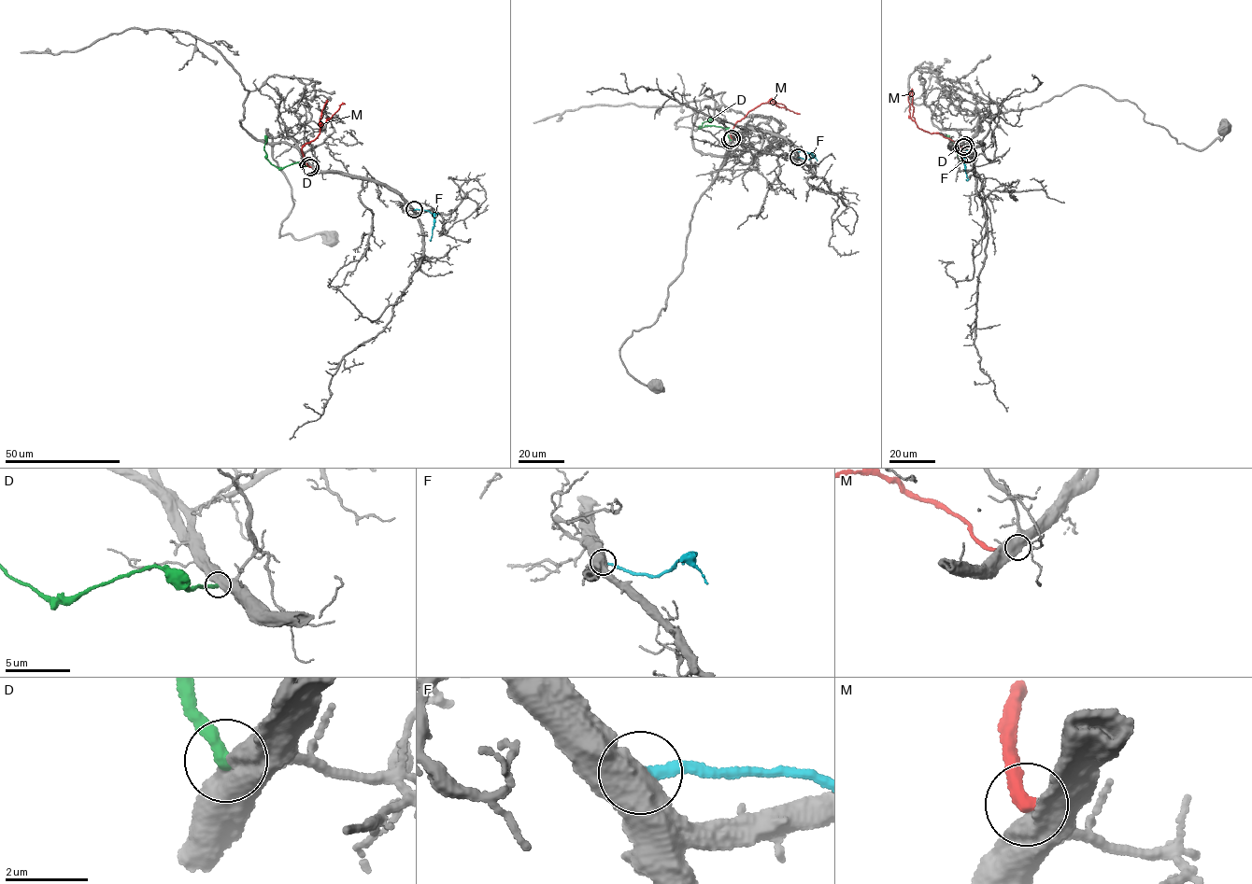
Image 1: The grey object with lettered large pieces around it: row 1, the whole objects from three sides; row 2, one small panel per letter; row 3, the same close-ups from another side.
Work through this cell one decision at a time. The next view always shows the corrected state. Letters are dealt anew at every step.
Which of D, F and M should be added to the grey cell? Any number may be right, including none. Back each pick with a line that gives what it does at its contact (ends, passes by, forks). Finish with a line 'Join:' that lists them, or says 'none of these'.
Join: none of these

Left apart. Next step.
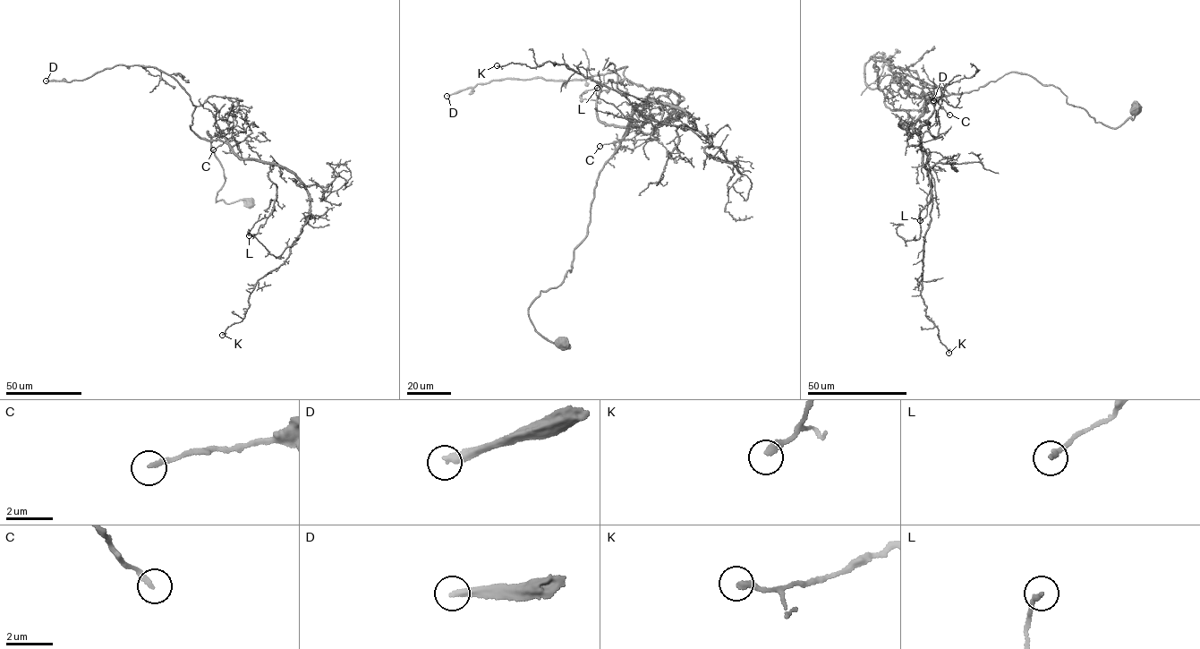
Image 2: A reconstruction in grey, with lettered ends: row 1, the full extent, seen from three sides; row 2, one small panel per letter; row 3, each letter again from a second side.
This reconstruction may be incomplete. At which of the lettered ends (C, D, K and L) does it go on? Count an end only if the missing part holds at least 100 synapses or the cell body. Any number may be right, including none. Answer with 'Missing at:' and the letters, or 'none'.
Missing at: D

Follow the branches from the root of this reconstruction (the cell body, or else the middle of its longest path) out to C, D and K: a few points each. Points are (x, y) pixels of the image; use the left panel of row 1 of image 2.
C: (250, 204), (215, 201), (207, 131), (226, 141), (190, 126), (210, 96), (241, 100), (244, 131), (213, 149)
D: (250, 204), (215, 201), (207, 131), (226, 141), (191, 130), (170, 75), (46, 81)
K: (250, 204), (215, 201), (225, 179), (207, 131), (241, 158), (285, 166), (309, 196), (289, 257), (222, 335)

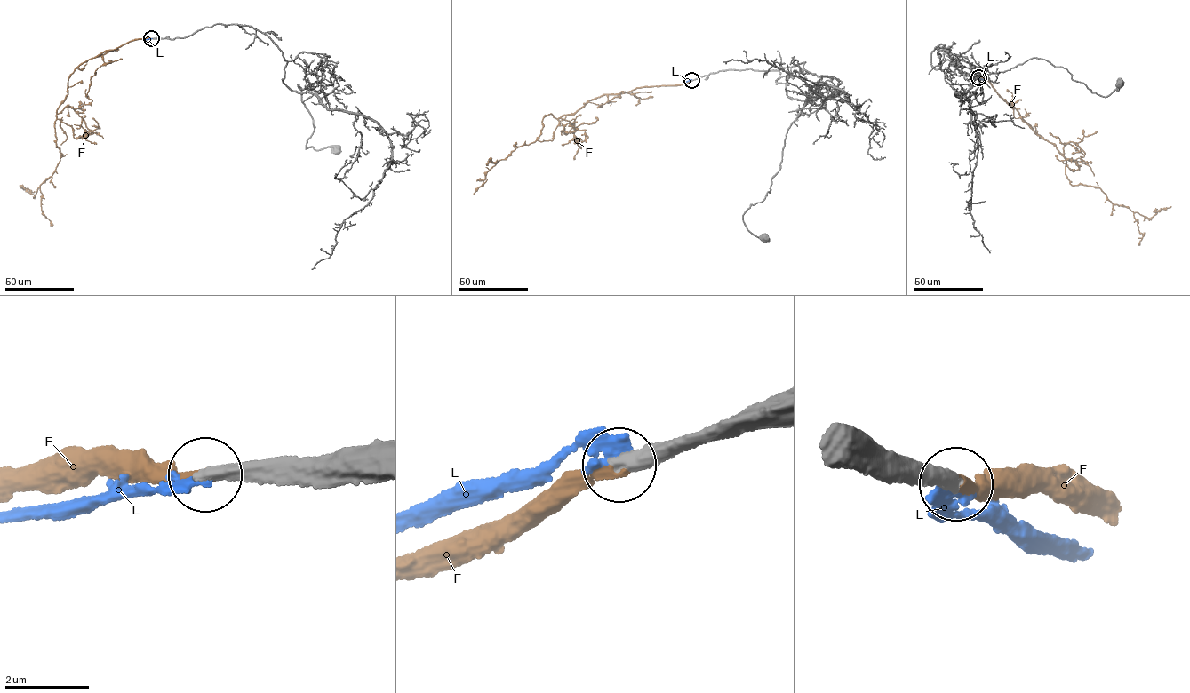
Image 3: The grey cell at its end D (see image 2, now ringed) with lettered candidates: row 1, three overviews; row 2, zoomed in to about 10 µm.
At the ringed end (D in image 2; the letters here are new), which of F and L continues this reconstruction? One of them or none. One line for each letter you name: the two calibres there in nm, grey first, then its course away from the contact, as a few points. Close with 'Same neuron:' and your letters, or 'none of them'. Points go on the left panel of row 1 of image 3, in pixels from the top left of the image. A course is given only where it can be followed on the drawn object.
F: 380/280 nm | via (151, 38), (104, 51), (75, 68), (56, 114), (56, 147), (62, 155), (57, 166), (35, 197), (20, 187)
Same neuron: F

